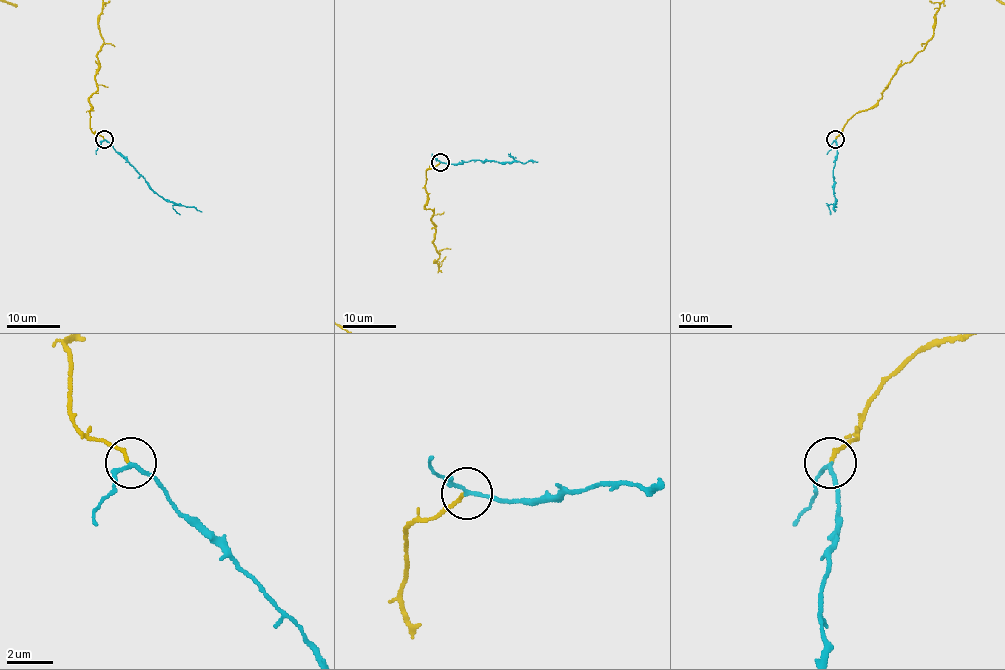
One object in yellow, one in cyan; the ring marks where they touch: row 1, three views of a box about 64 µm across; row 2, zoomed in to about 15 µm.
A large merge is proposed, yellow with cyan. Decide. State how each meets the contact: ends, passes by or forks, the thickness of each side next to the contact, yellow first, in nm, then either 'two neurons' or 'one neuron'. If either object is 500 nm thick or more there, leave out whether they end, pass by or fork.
yellow ends; cyan passes by; calibres 140 and 140 nm; one neuron

